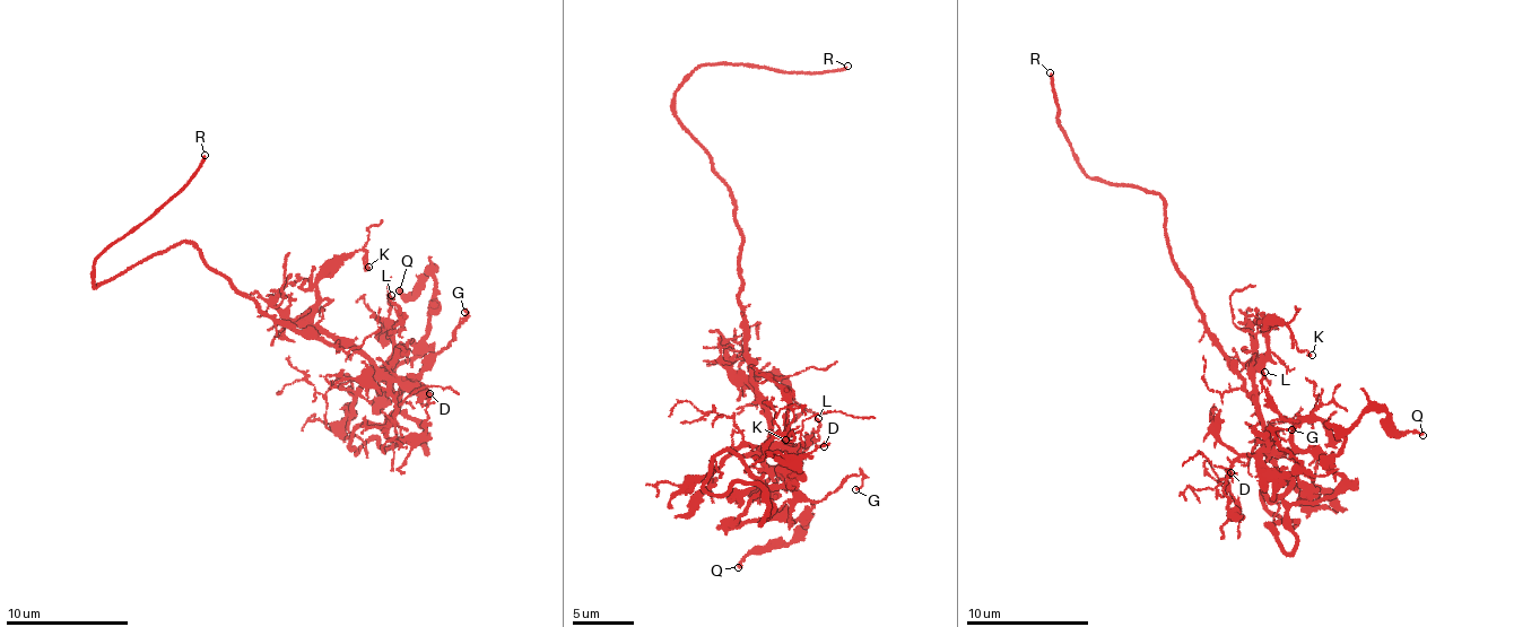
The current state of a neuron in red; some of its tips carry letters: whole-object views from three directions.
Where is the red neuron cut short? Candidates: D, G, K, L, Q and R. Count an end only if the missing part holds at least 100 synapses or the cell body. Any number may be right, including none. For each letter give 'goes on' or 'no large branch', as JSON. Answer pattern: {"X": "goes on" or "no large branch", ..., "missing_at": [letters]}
{"D": "no large branch", "G": "no large branch", "K": "no large branch", "L": "no large branch", "Q": "no large branch", "R": "goes on", "missing_at": ["R"]}

